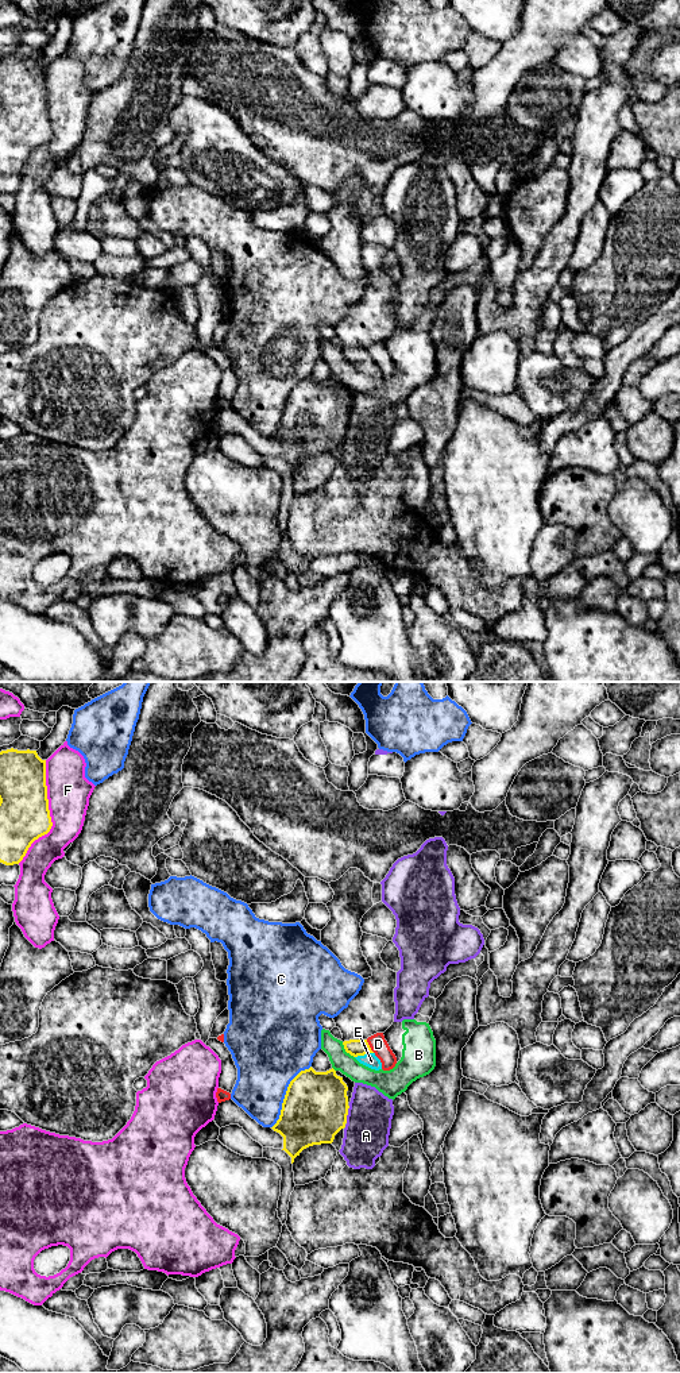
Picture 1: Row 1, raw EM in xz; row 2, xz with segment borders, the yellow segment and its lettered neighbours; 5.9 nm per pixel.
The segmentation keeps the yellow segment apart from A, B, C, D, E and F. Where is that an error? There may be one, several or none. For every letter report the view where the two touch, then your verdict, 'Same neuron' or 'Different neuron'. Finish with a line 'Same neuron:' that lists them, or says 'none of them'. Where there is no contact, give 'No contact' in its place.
A: Touches yellow in xz. Different neuron
B: Touches yellow in xz. Different neuron
C: Touches yellow in xz. Different neuron
D: Touches yellow in xz. Different neuron
E: Touches yellow in xz. Same neuron
F: Touches yellow in xz. Different neuron
Same neuron: E

